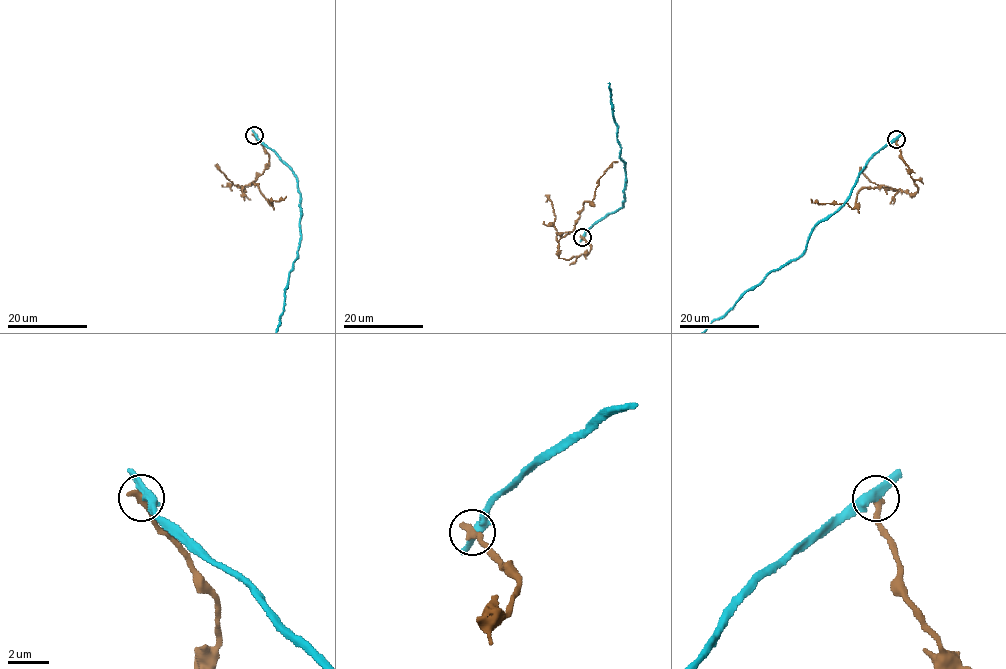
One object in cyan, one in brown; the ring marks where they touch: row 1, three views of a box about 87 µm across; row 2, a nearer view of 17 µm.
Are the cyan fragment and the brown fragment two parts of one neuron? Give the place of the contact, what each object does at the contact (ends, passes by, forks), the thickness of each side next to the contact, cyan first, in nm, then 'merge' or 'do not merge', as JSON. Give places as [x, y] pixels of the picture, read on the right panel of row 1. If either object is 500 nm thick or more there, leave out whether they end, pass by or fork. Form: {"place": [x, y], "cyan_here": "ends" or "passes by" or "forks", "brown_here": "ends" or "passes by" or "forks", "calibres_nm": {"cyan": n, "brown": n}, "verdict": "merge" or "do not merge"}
{"place": [896, 139], "cyan_here": "passes by", "brown_here": "ends", "calibres_nm": {"cyan": 360, "brown": 360}, "verdict": "do not merge"}

